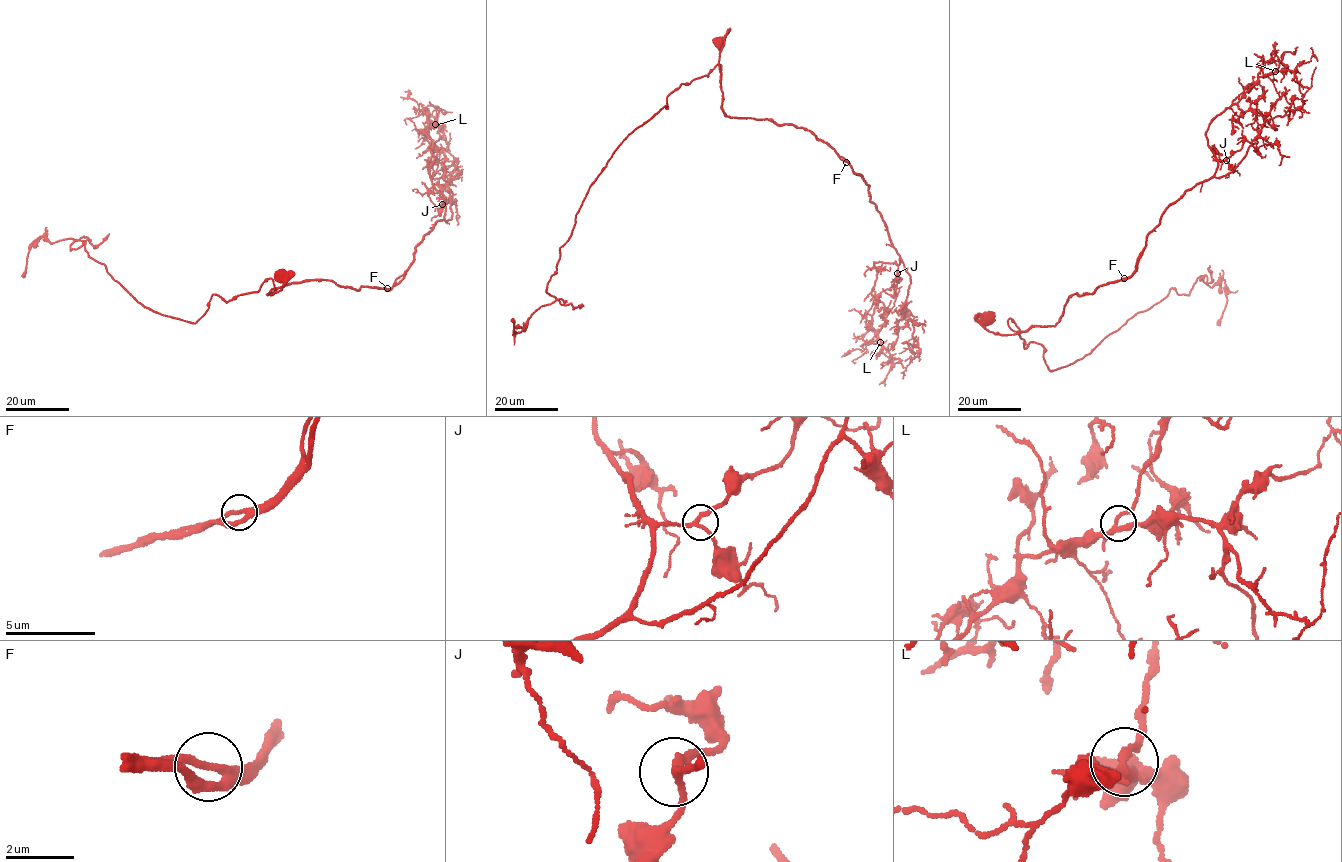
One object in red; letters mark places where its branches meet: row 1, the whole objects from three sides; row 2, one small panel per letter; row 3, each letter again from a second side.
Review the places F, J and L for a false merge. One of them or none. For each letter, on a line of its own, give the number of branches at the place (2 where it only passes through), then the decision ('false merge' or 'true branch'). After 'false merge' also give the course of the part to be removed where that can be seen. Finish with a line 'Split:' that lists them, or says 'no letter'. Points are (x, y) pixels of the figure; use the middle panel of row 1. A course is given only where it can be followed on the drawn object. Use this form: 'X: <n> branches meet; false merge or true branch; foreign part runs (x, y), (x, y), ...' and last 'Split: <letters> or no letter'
F: 3 branches meet; true branch
J: 3 branches meet; true branch
L: 3 branches meet; true branch
Split: no letter

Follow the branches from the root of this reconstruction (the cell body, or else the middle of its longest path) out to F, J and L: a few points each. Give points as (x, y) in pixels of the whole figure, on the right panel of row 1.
F: (986, 319), (986, 328), (1000, 334), (1054, 325), (1072, 294), (1092, 293), (1124, 278)
J: (986, 319), (986, 328), (1000, 334), (1054, 325), (1072, 294), (1126, 279), (1164, 211), (1226, 160)
L: (986, 319), (1000, 334), (1054, 325), (1072, 294), (1126, 279), (1164, 211), (1215, 172), (1209, 124), (1275, 71)

